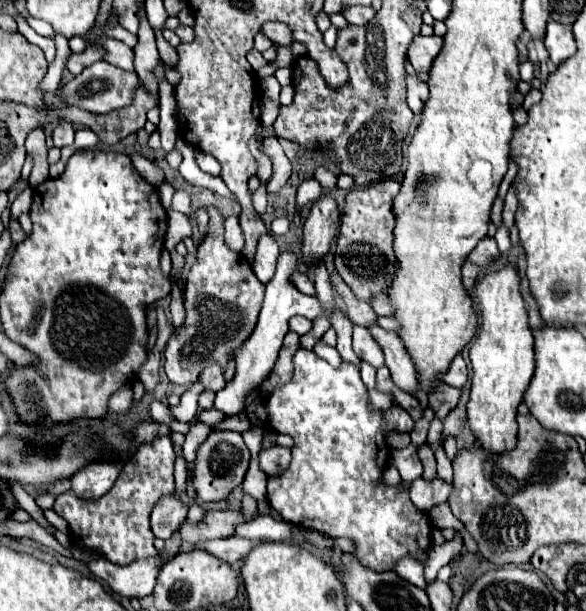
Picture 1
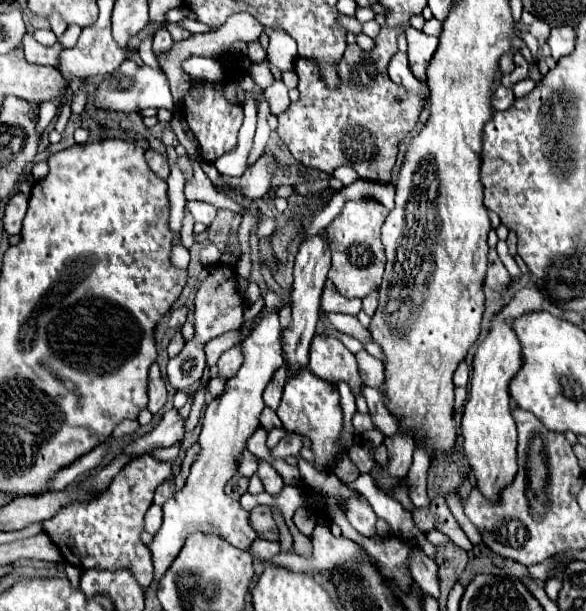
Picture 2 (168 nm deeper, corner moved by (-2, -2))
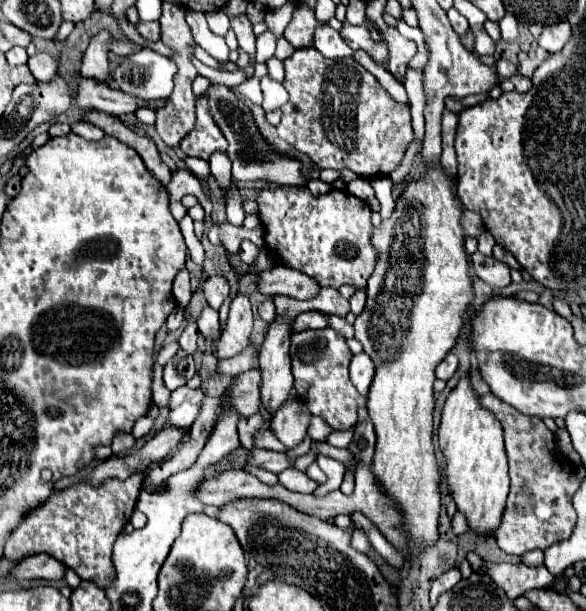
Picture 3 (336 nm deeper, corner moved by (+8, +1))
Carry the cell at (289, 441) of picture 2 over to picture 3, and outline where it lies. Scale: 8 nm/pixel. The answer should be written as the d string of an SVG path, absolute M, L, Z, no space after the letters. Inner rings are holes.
M288 401L270 419L270 431L286 449L292 449L306 437L308 423L310 413L302 409L302 405L298 405L296 401Z

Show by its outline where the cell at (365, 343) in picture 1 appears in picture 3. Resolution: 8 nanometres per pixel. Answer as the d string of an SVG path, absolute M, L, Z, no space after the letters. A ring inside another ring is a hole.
M358 353L352 357L350 363L350 379L354 383L354 387L358 389L360 395L368 395L368 387L372 383L374 377L374 363L366 353Z

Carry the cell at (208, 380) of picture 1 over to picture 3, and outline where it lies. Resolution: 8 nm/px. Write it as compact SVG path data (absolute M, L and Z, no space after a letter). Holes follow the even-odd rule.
M236 295L230 305L226 329L220 335L220 341L216 345L216 357L230 359L230 357L240 355L248 347L250 331L252 331L250 301L246 295Z

